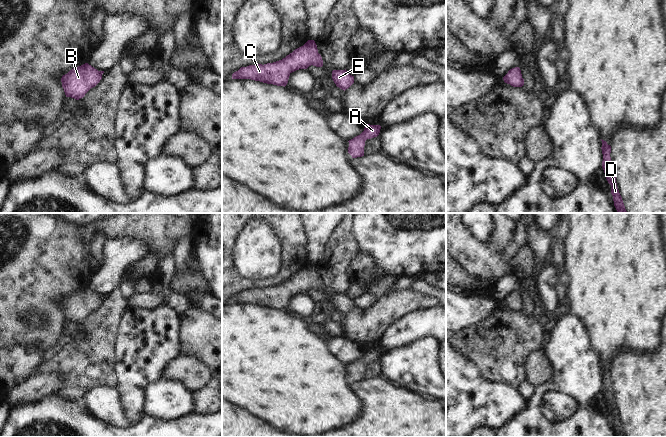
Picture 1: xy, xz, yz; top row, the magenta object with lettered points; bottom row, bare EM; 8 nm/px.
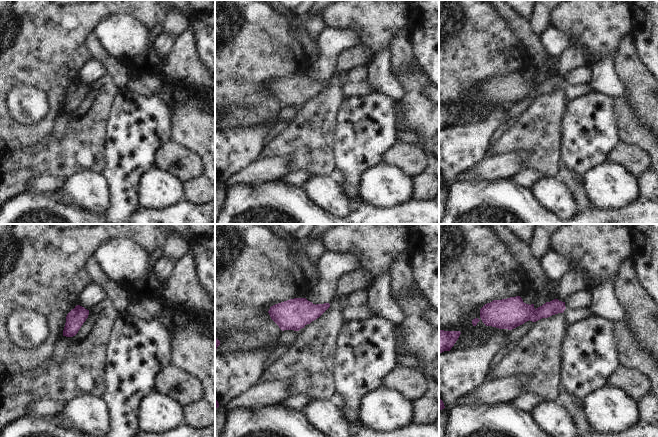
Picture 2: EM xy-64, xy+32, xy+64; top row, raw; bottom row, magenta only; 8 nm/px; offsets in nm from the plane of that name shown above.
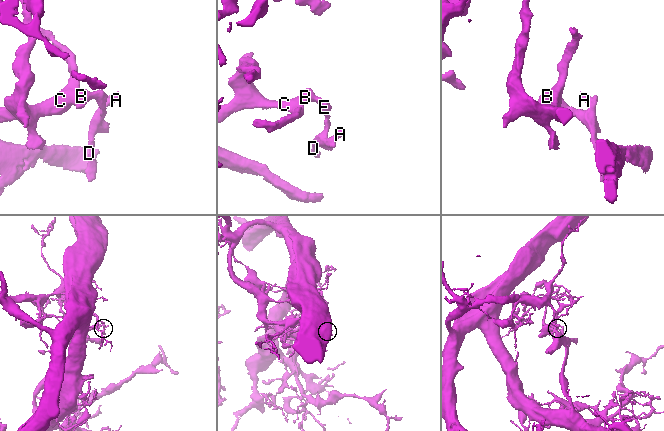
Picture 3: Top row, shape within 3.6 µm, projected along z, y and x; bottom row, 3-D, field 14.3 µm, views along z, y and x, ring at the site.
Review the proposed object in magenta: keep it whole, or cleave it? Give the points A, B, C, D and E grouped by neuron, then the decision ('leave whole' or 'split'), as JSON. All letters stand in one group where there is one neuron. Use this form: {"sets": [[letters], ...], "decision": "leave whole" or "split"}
{"sets": [["A", "B", "C", "D", "E"]], "decision": "leave whole"}

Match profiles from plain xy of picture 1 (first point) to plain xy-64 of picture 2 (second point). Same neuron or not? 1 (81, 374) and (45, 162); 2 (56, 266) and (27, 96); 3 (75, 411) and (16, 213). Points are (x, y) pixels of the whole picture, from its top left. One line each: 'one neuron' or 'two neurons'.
1: one neuron
2: two neurons
3: one neuron

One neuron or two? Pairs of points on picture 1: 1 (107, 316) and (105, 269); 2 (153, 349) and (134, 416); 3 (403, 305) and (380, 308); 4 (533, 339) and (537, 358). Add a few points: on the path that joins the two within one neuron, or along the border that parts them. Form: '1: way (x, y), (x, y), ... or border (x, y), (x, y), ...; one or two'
1: border (116, 285), (104, 295); two
2: way (136, 366), (134, 372), (134, 399); one
3: way (397, 305), (386, 308); one
4: border (540, 348), (528, 358), (526, 372); two

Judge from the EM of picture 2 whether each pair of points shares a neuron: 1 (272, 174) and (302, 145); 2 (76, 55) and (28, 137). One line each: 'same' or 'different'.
1: different
2: same

